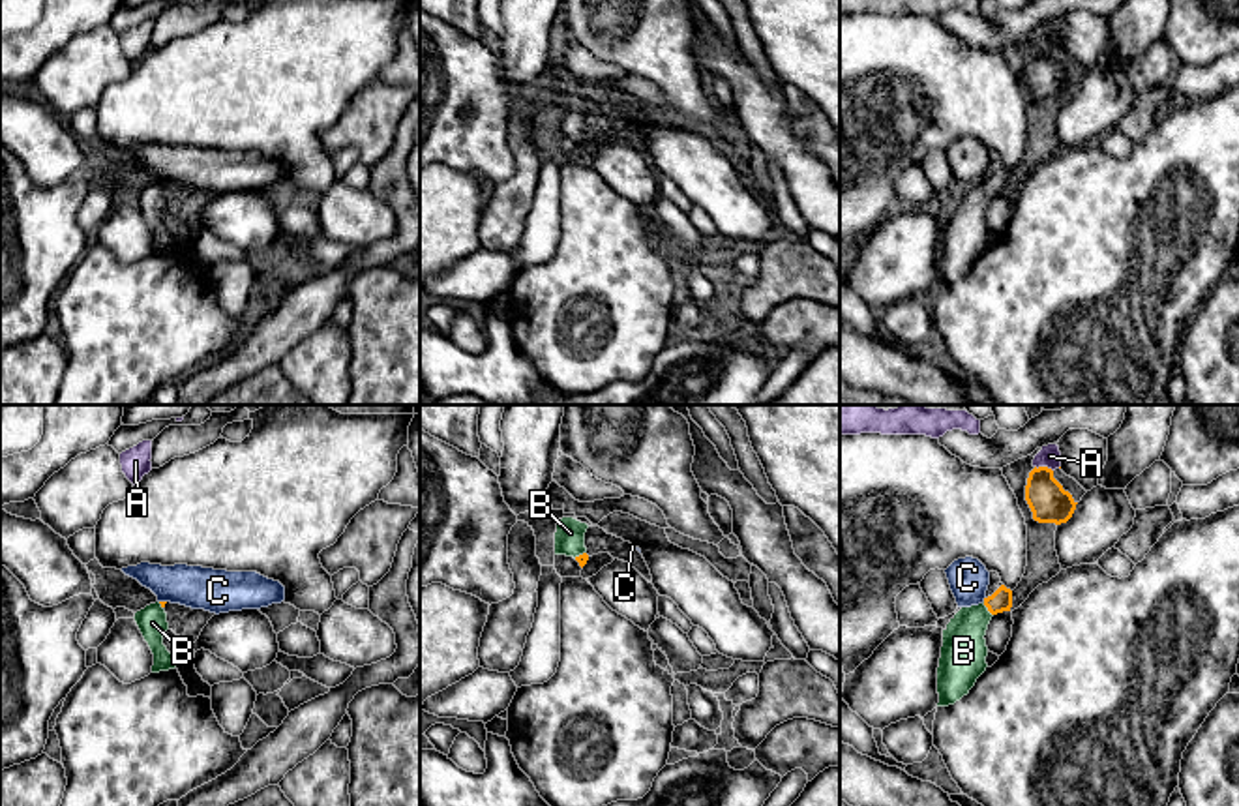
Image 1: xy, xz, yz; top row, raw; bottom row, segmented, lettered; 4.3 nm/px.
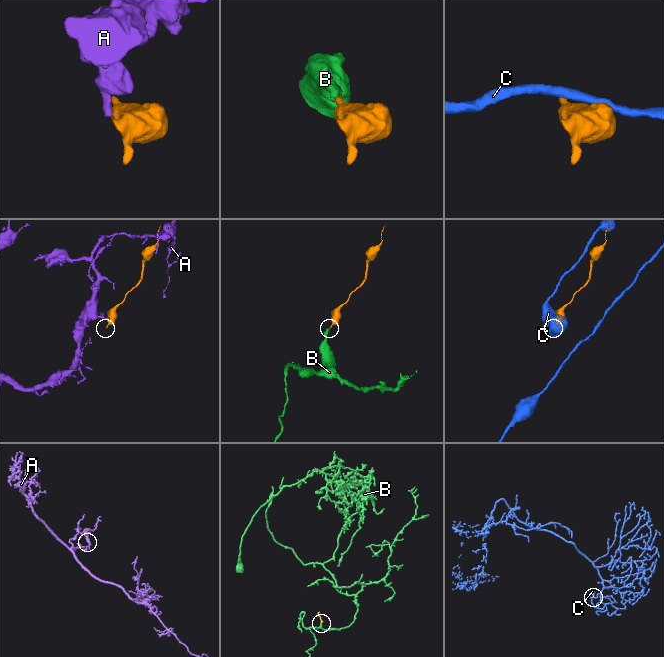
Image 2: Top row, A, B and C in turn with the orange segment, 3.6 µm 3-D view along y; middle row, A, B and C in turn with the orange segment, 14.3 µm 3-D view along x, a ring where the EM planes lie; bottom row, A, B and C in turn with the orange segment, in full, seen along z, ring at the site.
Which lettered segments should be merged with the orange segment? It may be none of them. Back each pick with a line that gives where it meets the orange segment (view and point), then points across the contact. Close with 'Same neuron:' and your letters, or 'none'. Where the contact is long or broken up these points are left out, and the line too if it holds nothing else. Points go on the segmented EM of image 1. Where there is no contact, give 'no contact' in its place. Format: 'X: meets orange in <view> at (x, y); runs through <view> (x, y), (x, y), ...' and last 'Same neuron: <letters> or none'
B: meets orange in yz at (988, 610); runs through yz (1001, 600), (988, 610), (964, 634), (964, 651)
Same neuron: B

